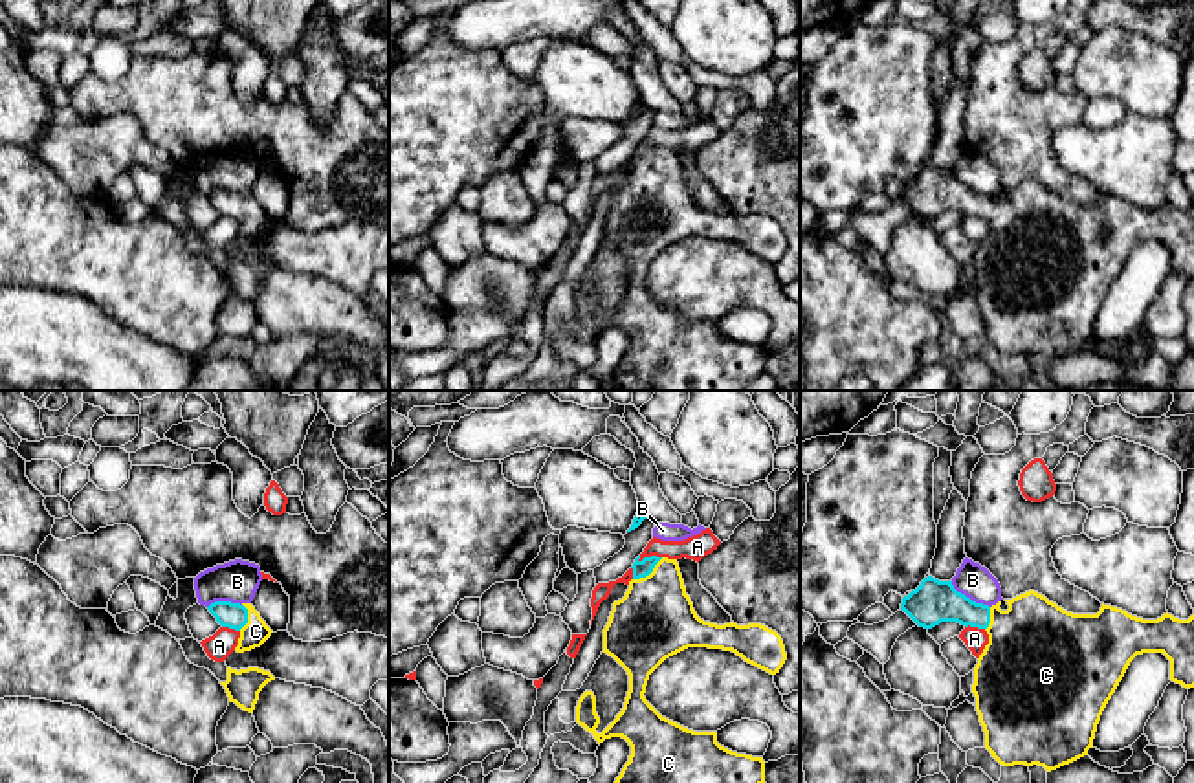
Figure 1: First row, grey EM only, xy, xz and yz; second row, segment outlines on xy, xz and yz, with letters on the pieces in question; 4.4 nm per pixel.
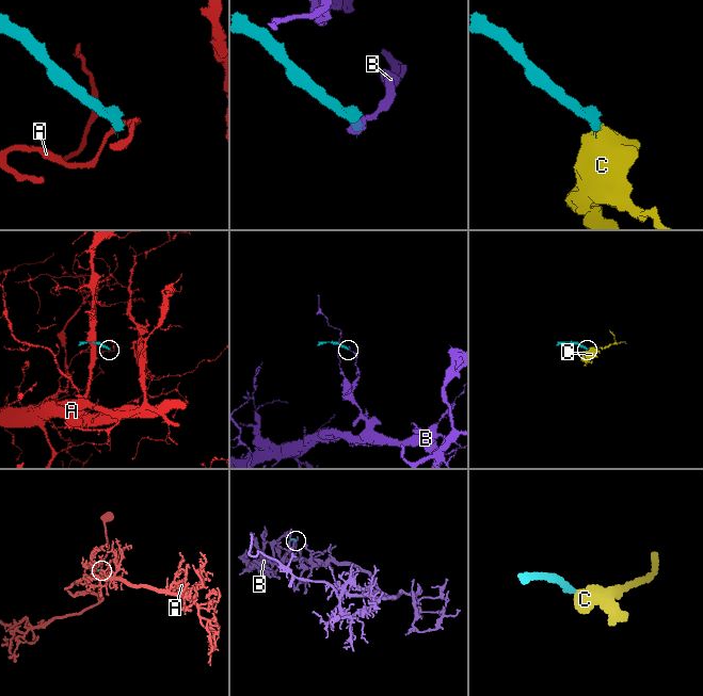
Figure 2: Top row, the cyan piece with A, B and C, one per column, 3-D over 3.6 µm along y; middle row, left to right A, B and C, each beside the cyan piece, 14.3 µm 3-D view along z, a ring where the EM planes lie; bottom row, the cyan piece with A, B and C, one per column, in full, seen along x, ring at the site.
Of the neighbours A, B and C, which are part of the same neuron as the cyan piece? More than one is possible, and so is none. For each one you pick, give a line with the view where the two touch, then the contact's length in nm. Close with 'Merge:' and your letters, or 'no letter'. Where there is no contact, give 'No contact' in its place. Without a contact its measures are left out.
C: Touches cyan in xz. Shared border 170 nm
Merge: C

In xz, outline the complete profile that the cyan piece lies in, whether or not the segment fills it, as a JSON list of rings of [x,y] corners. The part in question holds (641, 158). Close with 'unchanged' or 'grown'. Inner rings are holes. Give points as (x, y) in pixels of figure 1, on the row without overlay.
[[[636,147],[633,169],[625,185],[613,193],[609,211],[603,218],[603,242],[613,246],[629,264],[629,281],[622,301],[598,323],[600,306],[596,286],[585,281],[576,295],[576,312],[603,332],[622,326],[631,336],[629,350],[624,354],[613,378],[622,391],[746,391],[748,383],[765,372],[763,347],[732,341],[717,332],[717,321],[693,321],[662,306],[644,286],[649,264],[669,246],[688,237],[708,237],[732,240],[745,251],[776,264],[787,249],[781,226],[761,215],[737,215],[734,211],[717,215],[697,205],[677,149]]]; grown

